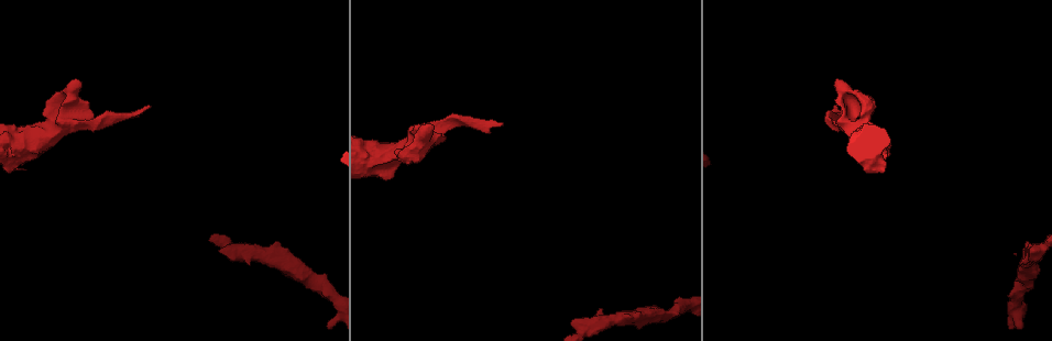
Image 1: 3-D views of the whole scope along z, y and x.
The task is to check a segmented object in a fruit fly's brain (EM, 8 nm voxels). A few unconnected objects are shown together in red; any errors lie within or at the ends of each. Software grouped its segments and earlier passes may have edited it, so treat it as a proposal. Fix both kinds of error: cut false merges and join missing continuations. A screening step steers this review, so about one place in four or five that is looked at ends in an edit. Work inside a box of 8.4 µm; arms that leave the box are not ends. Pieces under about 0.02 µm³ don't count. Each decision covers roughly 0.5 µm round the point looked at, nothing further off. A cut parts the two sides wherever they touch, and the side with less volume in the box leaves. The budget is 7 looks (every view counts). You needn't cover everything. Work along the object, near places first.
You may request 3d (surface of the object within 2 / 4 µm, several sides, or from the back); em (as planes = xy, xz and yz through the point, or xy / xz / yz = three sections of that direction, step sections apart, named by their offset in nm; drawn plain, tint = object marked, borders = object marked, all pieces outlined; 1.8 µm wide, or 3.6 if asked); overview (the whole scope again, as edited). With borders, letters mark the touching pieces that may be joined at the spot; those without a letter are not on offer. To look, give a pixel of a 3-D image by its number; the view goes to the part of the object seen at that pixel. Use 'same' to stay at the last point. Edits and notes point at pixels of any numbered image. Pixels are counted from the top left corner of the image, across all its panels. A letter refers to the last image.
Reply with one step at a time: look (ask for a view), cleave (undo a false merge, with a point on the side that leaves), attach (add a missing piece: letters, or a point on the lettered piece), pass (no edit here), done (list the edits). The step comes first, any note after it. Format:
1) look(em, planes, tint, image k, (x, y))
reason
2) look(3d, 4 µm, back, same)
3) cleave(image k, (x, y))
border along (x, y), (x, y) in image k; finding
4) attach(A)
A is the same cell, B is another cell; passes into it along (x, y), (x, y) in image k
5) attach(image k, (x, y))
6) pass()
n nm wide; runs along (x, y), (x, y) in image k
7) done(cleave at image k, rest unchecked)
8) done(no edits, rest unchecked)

look(em, 3.6 µm, planes, tint, image 1, (24, 145))
sudden change in width

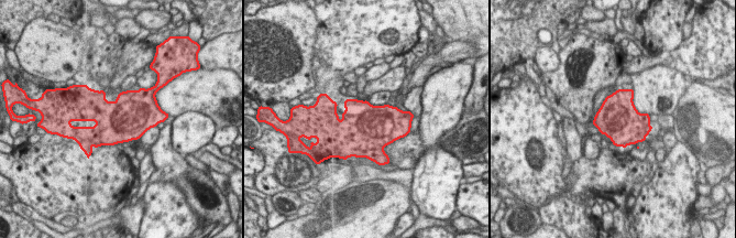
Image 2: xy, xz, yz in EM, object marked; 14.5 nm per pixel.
look(em, 3.6 µm, planes, borders, same)

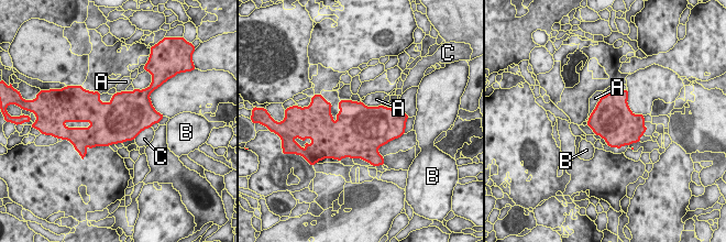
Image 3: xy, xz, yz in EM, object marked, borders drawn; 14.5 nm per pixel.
pass()
600 nm wide; A, B and C are other cells; border along (602, 97), (587, 121) in image 3; one cell here

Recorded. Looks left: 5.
look(em, planes, borders, image 1, (81, 82))
free end

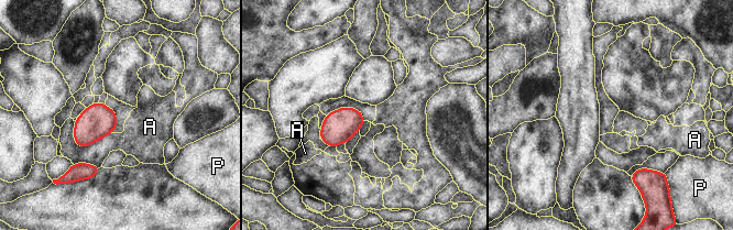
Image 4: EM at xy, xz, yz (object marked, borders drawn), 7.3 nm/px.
pass()
A and P are other cells; border along (74, 121), (80, 146), (111, 132) in image 4; no lettered piece goes on from it

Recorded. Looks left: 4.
look(em, planes, borders, image 1, (835, 106))
an open end

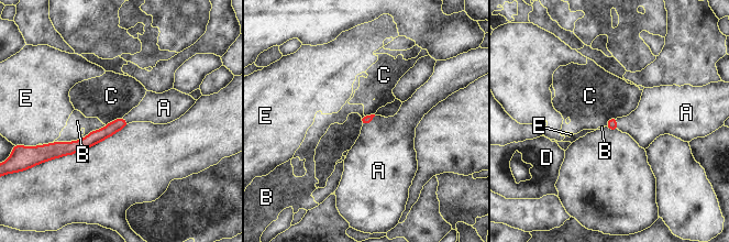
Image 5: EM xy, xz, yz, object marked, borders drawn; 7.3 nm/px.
attach(A)
B touches over 400 nm; A is the same cell, B, C, D and E are other cells; passes into it along (366, 119), (369, 122), (384, 153) in image 5; the cell continues

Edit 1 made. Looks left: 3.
done(attach at image 5, rest unchecked)

